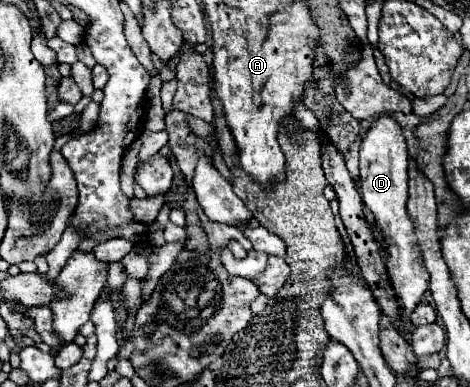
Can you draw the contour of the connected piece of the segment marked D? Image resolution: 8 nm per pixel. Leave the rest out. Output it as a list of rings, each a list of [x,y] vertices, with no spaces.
[[[378,116],[372,126],[368,128],[362,144],[360,144],[360,194],[364,206],[374,214],[376,224],[382,228],[386,242],[388,242],[388,260],[386,268],[390,272],[390,280],[394,290],[398,292],[398,302],[402,304],[402,320],[408,330],[414,326],[410,324],[408,316],[428,290],[430,276],[422,264],[420,250],[416,246],[416,234],[412,220],[406,210],[408,202],[408,148],[402,134],[400,124],[394,116]]]

